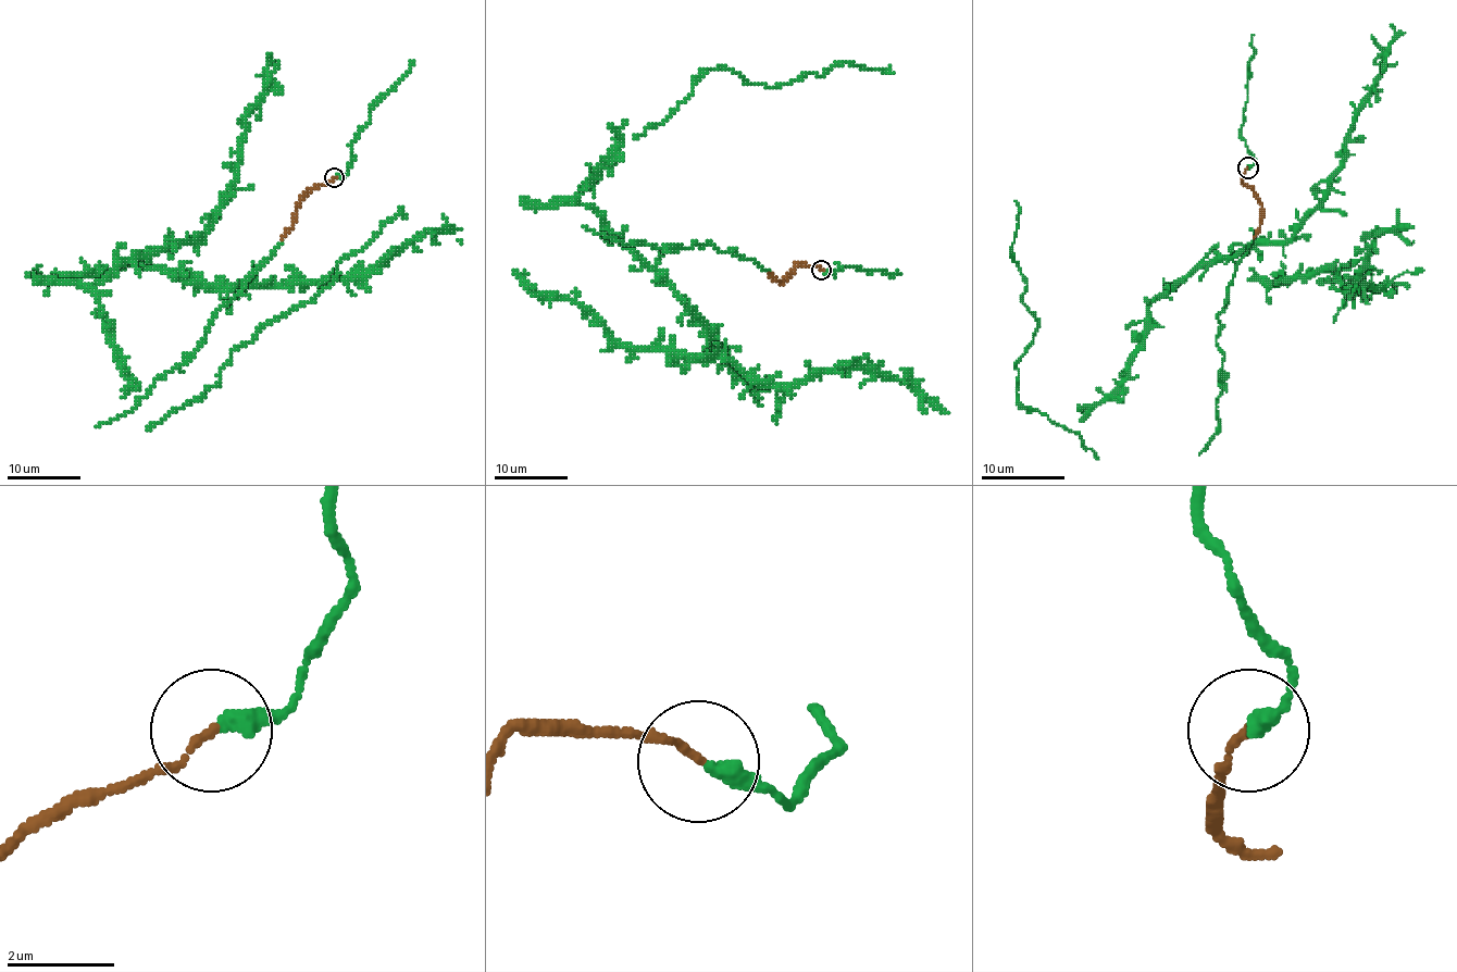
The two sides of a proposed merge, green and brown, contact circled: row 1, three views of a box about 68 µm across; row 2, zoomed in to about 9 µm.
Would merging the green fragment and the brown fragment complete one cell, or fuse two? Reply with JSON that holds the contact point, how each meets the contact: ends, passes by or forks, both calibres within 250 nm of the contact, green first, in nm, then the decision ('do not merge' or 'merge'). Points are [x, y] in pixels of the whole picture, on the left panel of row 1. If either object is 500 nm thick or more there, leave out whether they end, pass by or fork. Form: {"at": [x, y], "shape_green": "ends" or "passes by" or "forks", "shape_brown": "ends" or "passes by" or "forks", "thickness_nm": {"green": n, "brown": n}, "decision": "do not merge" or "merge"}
{"at": [334, 177], "shape_green": "ends", "shape_brown": "ends", "thickness_nm": {"green": 320, "brown": 130}, "decision": "merge"}

